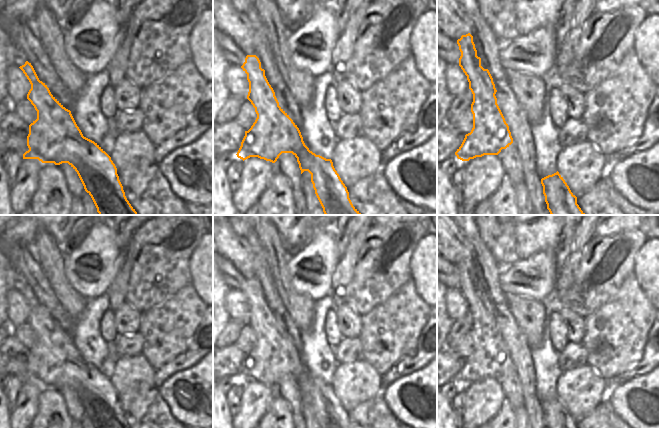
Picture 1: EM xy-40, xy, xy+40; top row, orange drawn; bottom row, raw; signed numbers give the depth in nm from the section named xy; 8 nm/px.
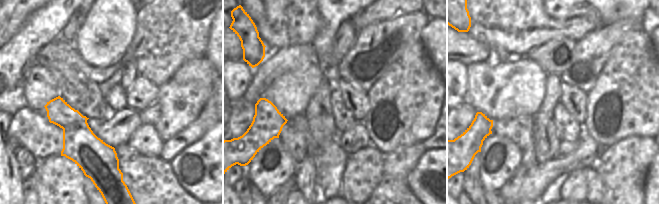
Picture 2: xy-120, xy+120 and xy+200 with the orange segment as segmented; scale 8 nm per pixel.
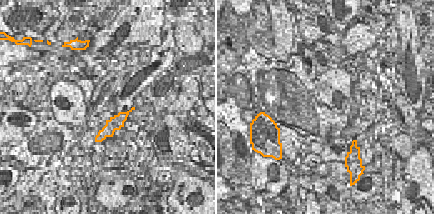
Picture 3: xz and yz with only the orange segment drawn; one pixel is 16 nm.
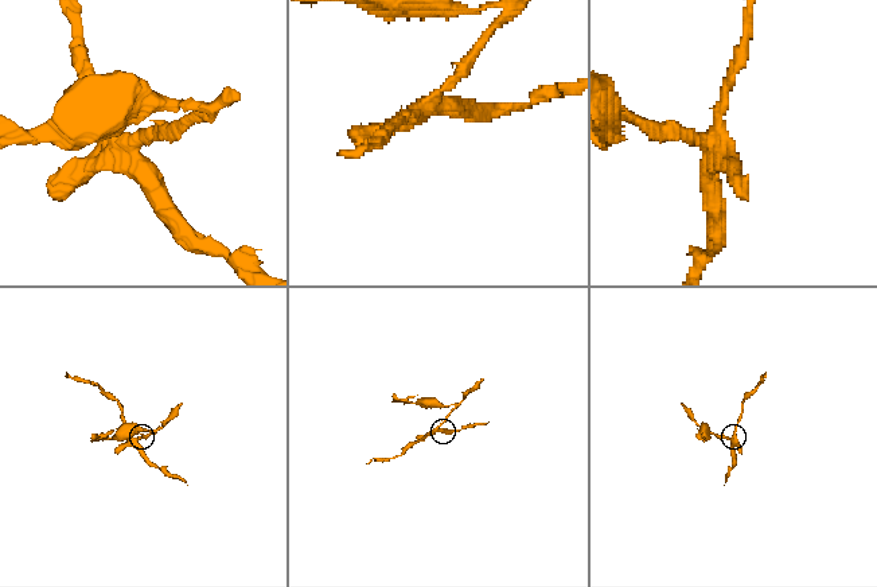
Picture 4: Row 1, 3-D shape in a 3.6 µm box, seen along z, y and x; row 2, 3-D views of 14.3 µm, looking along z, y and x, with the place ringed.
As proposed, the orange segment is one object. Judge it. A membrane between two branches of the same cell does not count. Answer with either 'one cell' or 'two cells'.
two cells

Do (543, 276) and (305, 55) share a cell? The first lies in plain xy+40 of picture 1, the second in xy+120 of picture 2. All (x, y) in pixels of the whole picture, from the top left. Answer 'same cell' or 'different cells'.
same cell

